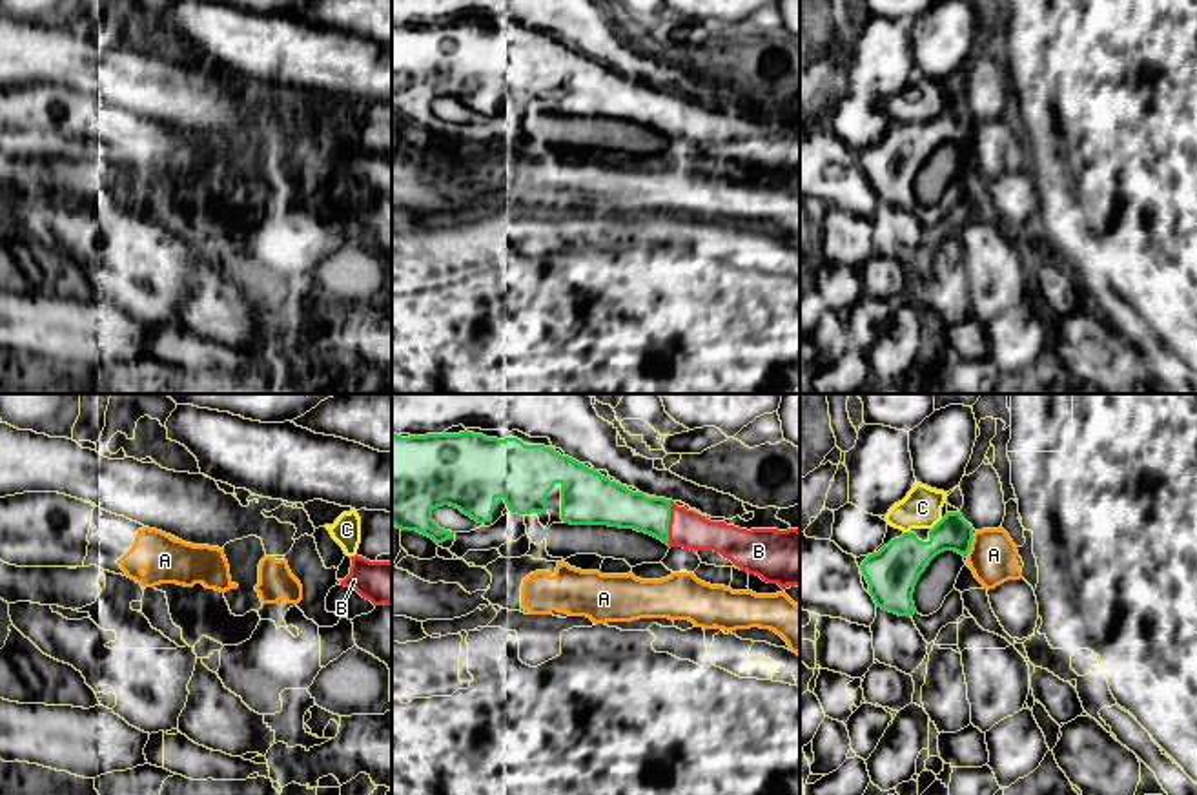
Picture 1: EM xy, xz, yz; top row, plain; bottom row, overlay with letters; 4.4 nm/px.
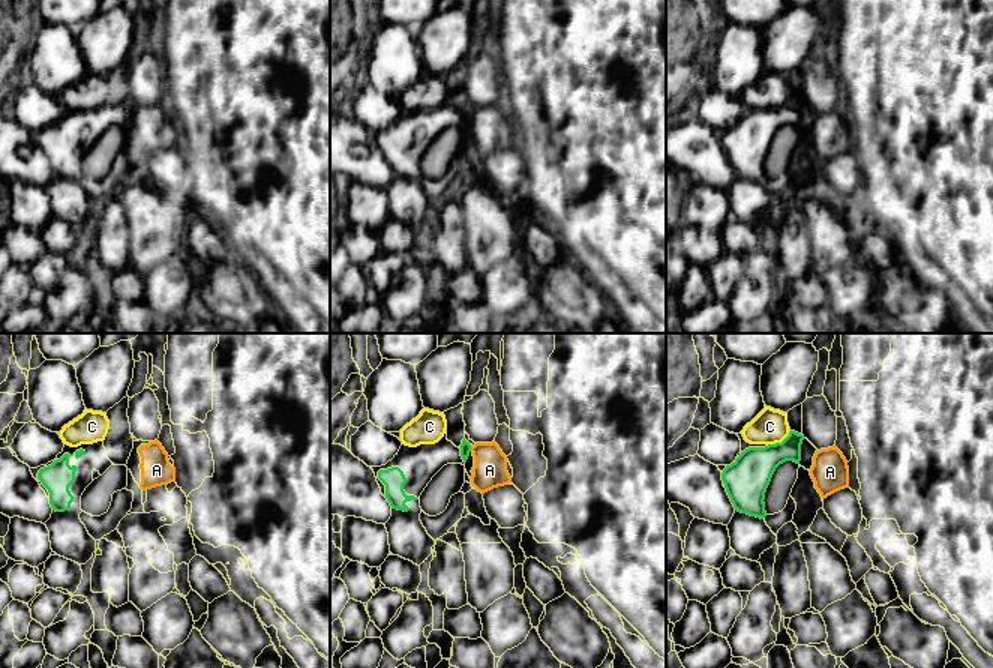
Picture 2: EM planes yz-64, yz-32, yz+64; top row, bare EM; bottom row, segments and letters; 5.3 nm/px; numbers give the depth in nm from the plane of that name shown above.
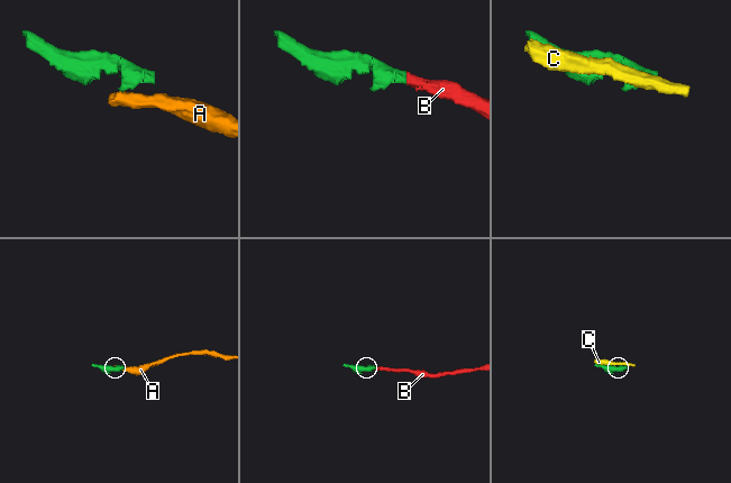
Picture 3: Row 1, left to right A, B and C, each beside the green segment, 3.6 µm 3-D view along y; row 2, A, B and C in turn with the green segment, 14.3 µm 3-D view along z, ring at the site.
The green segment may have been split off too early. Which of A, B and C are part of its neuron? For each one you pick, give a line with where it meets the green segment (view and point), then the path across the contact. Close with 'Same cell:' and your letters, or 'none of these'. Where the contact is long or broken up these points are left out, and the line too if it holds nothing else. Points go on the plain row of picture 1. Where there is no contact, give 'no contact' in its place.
B: xz (669, 112) | across xz (614, 97), (669, 112), (687, 121)
Same cell: B

